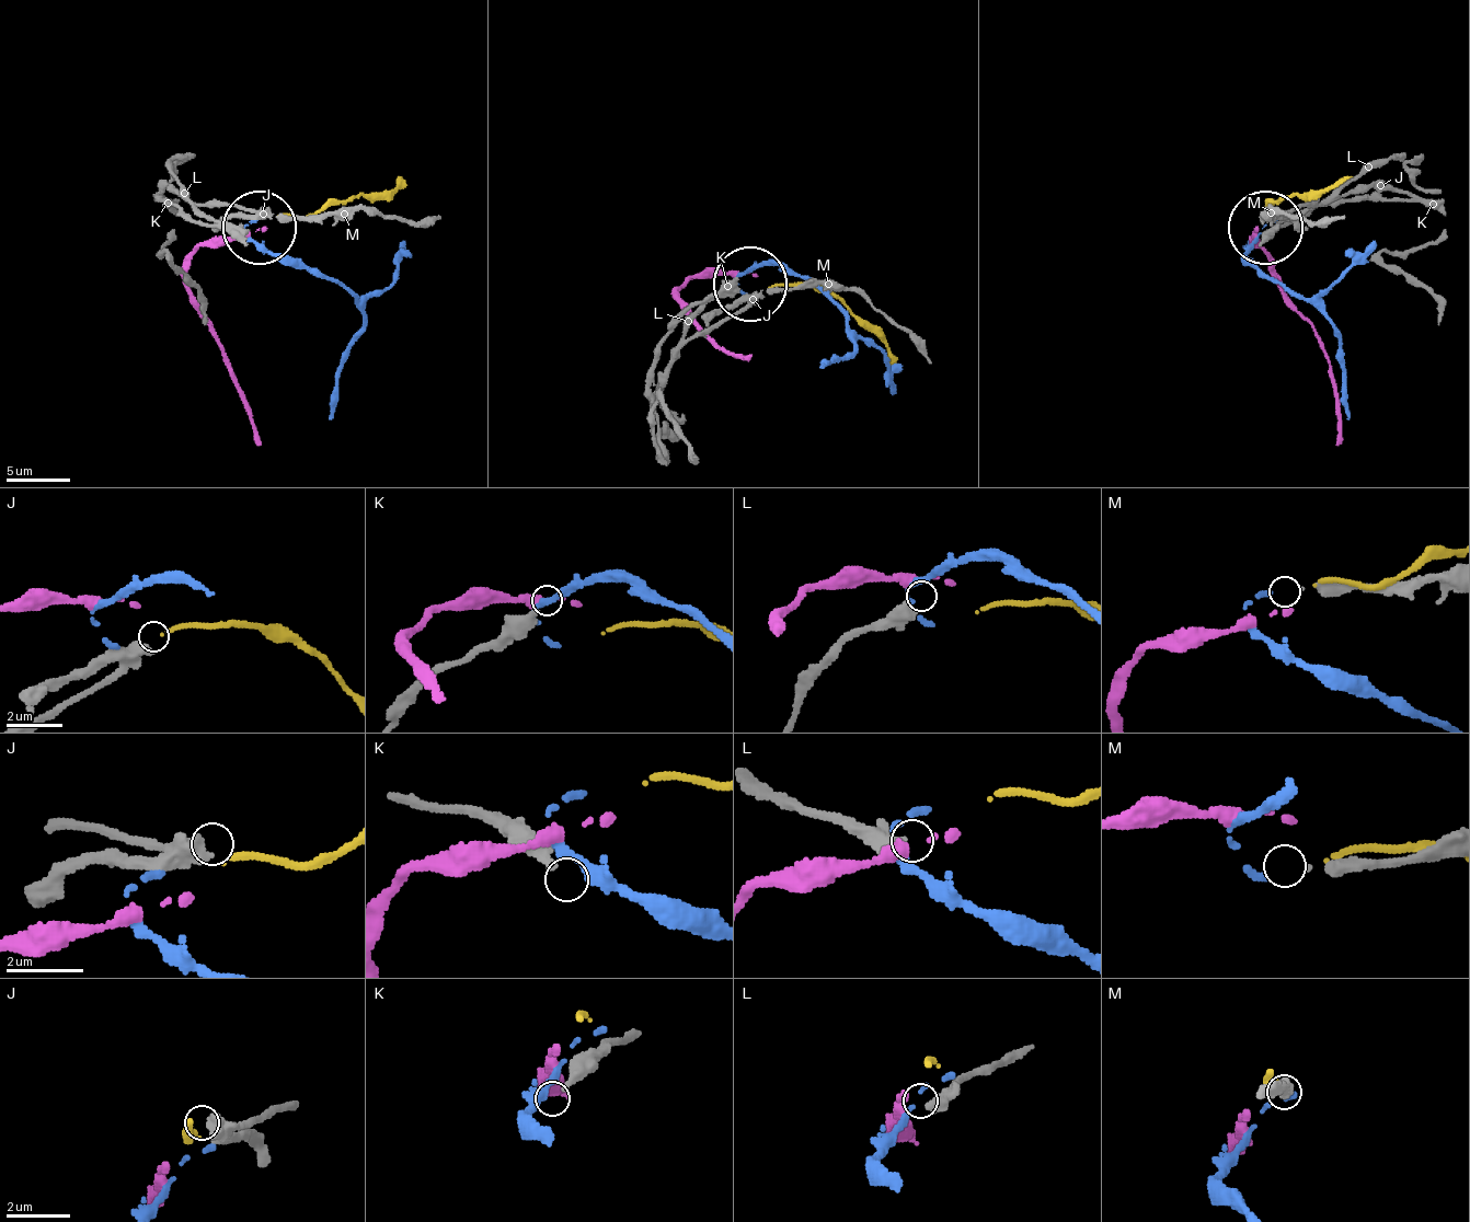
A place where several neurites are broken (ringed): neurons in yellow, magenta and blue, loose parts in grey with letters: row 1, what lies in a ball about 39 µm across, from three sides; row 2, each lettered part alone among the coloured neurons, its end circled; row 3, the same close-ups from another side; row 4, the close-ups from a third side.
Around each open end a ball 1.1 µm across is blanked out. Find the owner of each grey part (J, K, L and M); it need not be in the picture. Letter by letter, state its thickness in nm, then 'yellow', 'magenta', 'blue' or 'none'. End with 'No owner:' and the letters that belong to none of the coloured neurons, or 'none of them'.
J: 400 nm thick; none
K: 340 nm thick; none
L: 320 nm thick; none
M: 280 nm thick; blue
No owner: J, K, L

